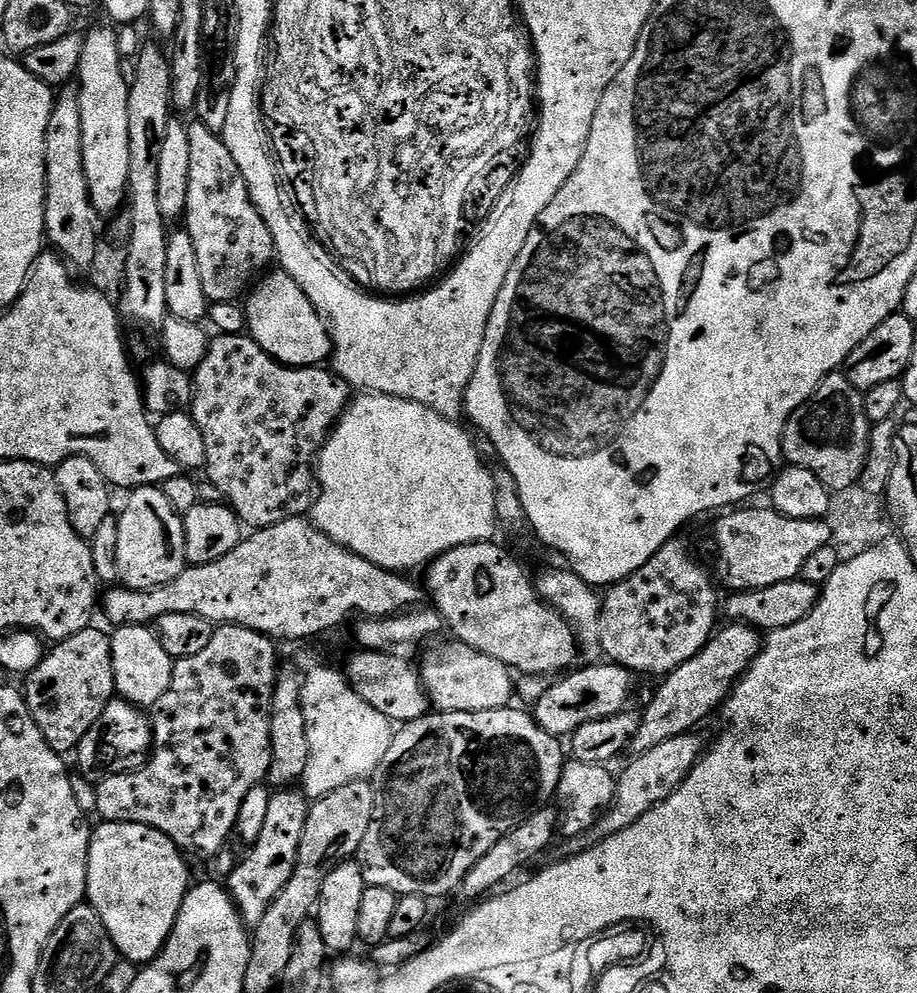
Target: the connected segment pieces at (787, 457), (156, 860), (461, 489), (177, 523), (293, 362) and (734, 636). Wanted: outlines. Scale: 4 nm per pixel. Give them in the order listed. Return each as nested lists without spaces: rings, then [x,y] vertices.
[[[834,371],[808,401],[790,414],[780,443],[783,459],[793,468],[810,470],[833,493],[857,487],[870,450],[872,426],[866,418],[864,393],[849,382],[843,371]]]
[[[100,822],[95,825],[92,841],[88,847],[88,895],[87,903],[98,914],[98,918],[102,918],[102,926],[106,926],[106,930],[110,934],[110,938],[114,942],[117,953],[123,959],[129,960],[132,964],[143,966],[149,964],[155,956],[160,955],[164,948],[164,943],[170,938],[170,934],[174,930],[174,922],[178,918],[178,910],[182,906],[182,902],[186,898],[190,887],[190,879],[188,880],[188,864],[184,861],[185,853],[177,848],[176,843],[166,834],[162,834],[158,830],[154,830],[150,826],[142,826],[141,824],[109,824]]]
[[[379,394],[357,395],[320,451],[312,523],[343,548],[401,574],[423,569],[452,548],[491,541],[498,532],[492,468],[480,461],[480,452],[468,437],[469,429],[460,426],[418,402]]]
[[[163,487],[133,488],[127,496],[124,509],[118,512],[119,583],[125,588],[145,592],[178,578],[178,574],[189,567],[184,517],[170,506]]]
[[[283,270],[269,271],[247,293],[247,300],[248,304],[243,305],[244,316],[248,320],[247,335],[258,342],[258,346],[262,346],[266,354],[289,368],[320,366],[331,357],[332,334],[328,325],[320,311],[310,302],[310,298],[302,294],[302,286],[298,286],[298,282],[290,278],[290,274]]]
[[[739,622],[727,626],[729,628],[721,627],[712,641],[697,656],[690,658],[690,662],[682,662],[678,670],[659,681],[660,689],[653,694],[652,701],[642,708],[640,725],[630,745],[633,753],[654,750],[658,742],[667,742],[670,738],[699,729],[699,724],[727,700],[736,681],[743,676],[762,647],[761,637],[756,637],[759,636],[757,629]]]

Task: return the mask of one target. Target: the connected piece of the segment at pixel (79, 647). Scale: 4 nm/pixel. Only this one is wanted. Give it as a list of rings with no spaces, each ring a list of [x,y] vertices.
[[[90,626],[70,638],[53,643],[35,670],[27,673],[28,685],[23,685],[28,709],[42,730],[45,742],[55,752],[75,753],[82,738],[102,718],[102,710],[116,696],[112,637],[106,631]]]

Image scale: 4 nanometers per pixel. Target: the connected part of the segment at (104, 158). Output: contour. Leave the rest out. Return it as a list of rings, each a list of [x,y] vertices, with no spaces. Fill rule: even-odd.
[[[107,27],[92,28],[86,32],[78,73],[82,106],[82,162],[86,166],[88,196],[92,200],[92,208],[101,217],[111,217],[121,211],[130,178],[129,84],[126,78],[122,78],[117,29]]]

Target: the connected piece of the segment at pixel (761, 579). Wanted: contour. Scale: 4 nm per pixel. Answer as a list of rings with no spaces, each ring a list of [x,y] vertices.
[[[752,506],[721,515],[724,517],[712,532],[712,544],[716,547],[715,571],[719,583],[723,587],[725,584],[732,592],[753,592],[766,586],[778,586],[778,582],[795,580],[802,565],[816,551],[822,550],[822,546],[832,543],[831,526],[827,519],[790,518],[768,506],[748,507]]]

